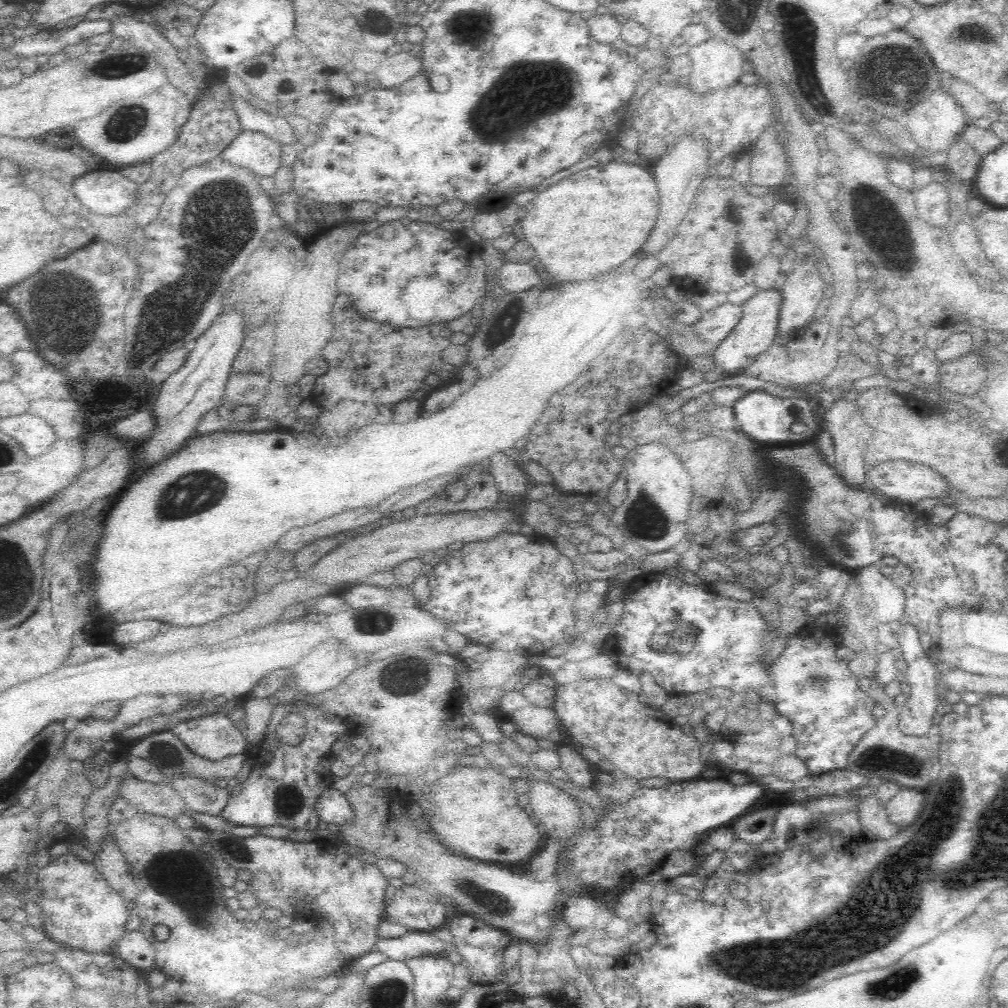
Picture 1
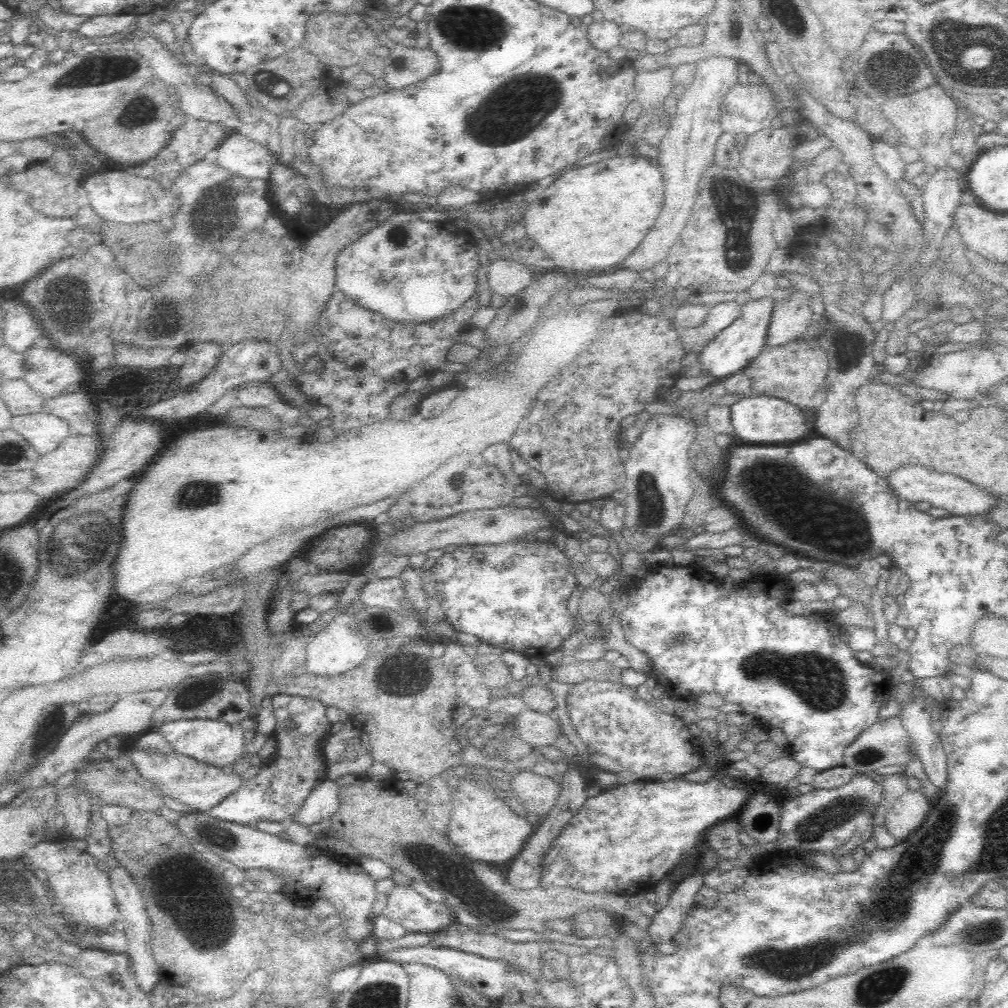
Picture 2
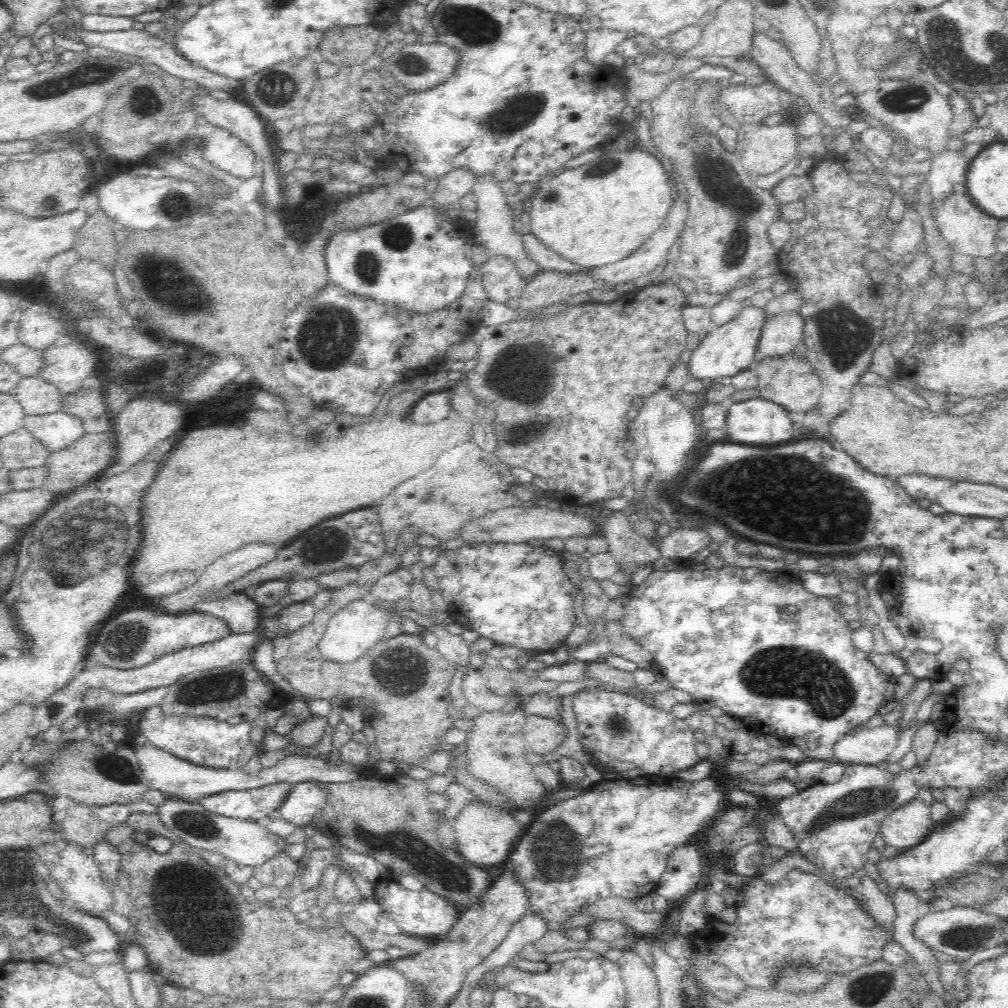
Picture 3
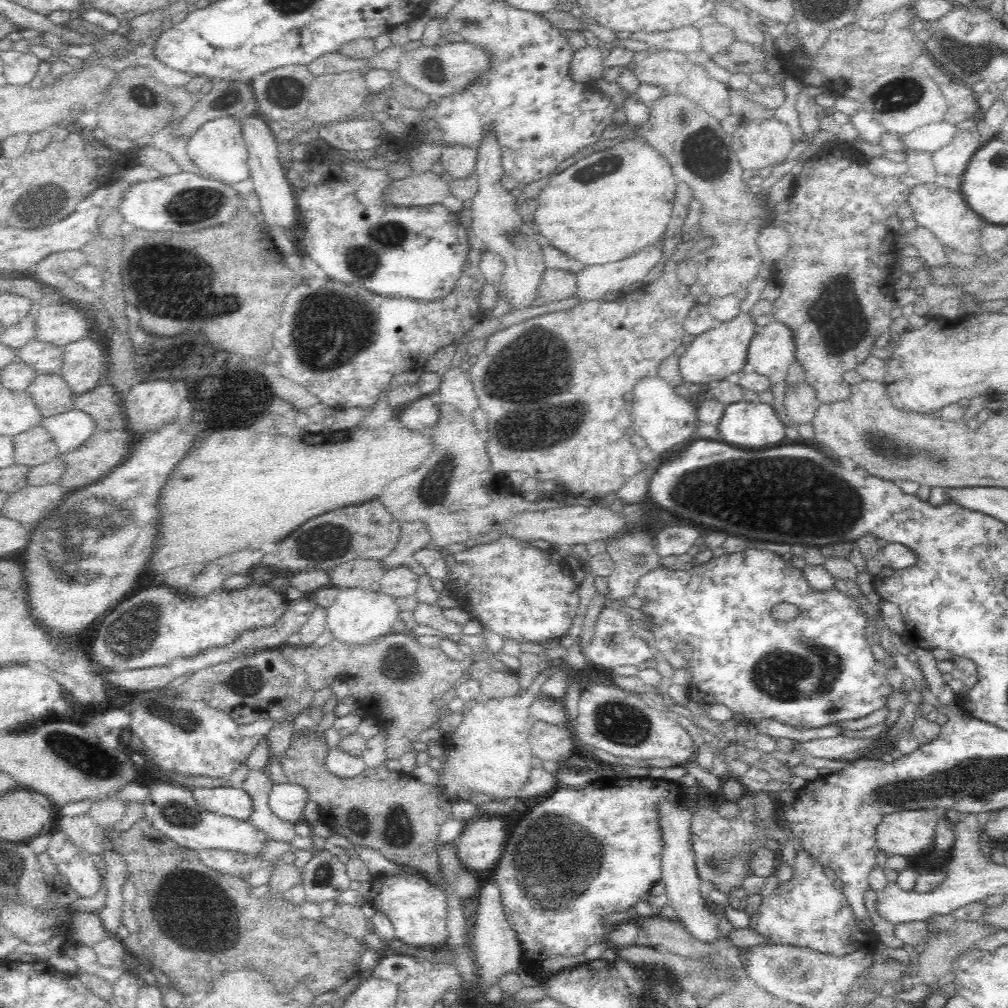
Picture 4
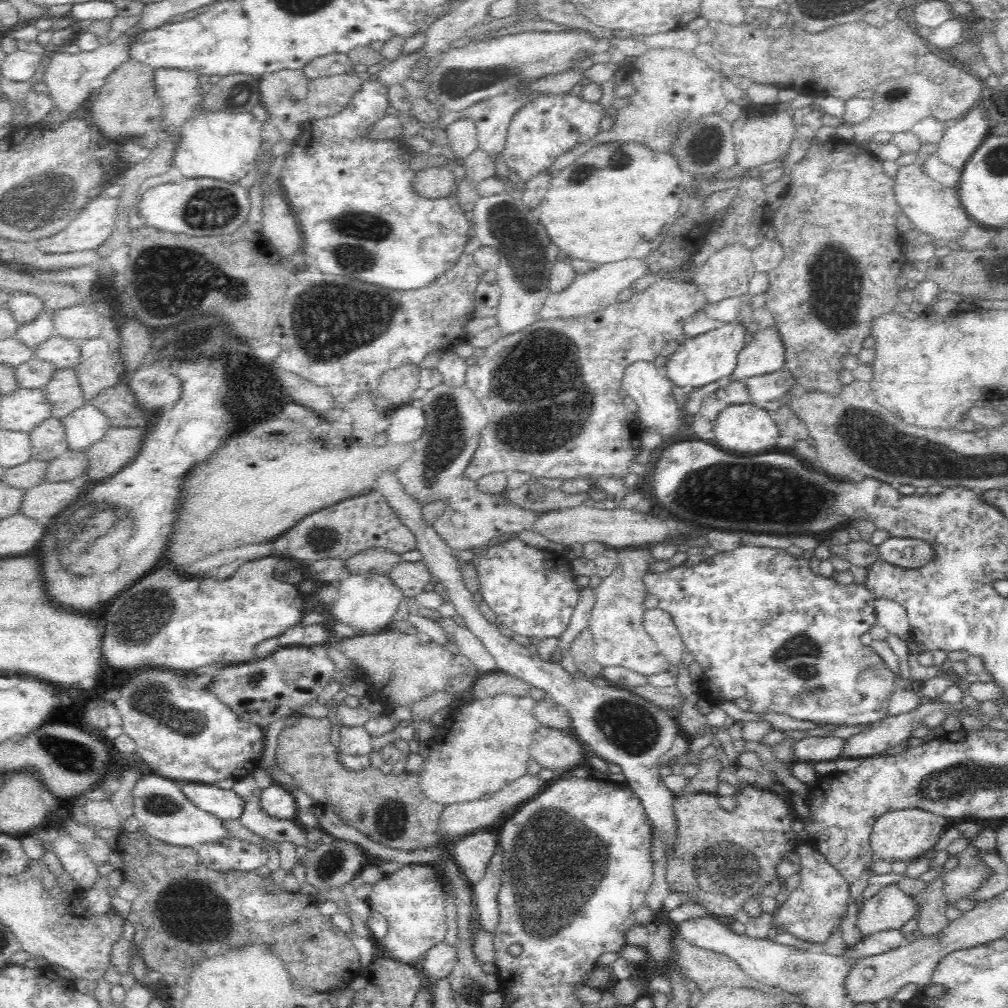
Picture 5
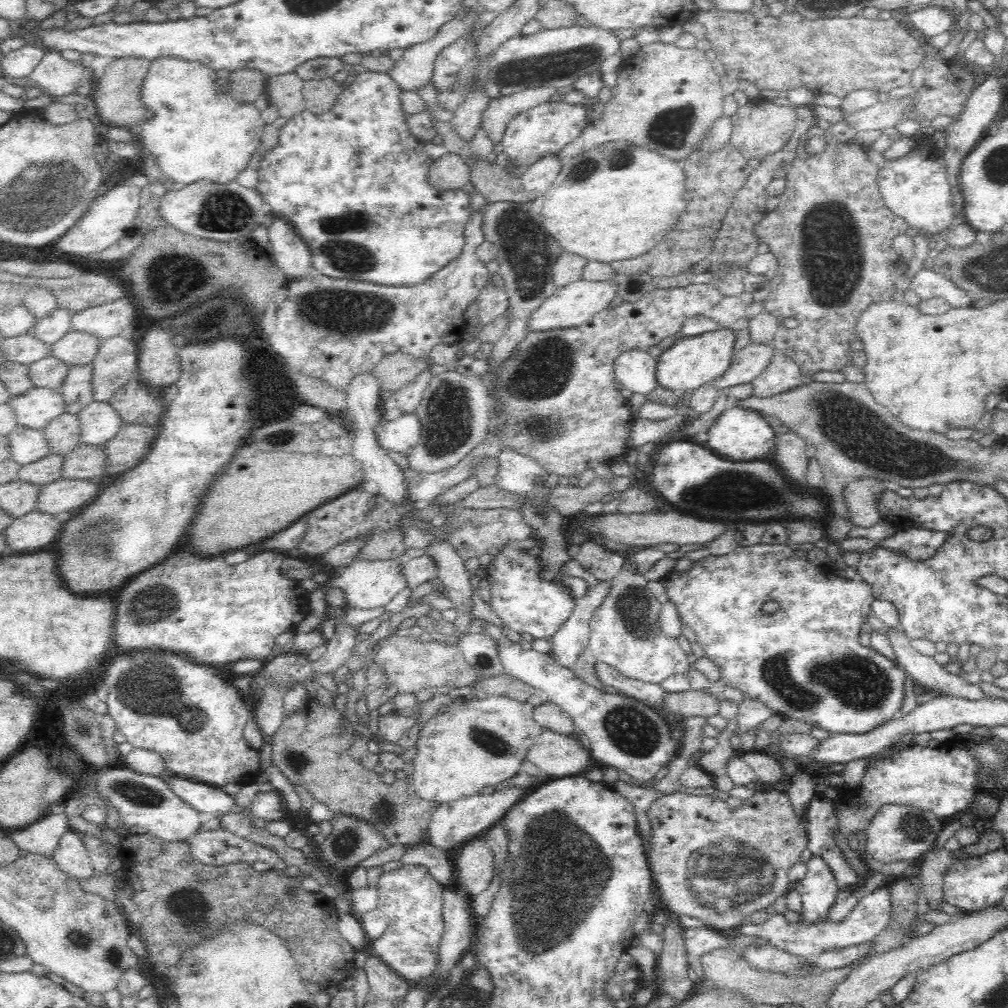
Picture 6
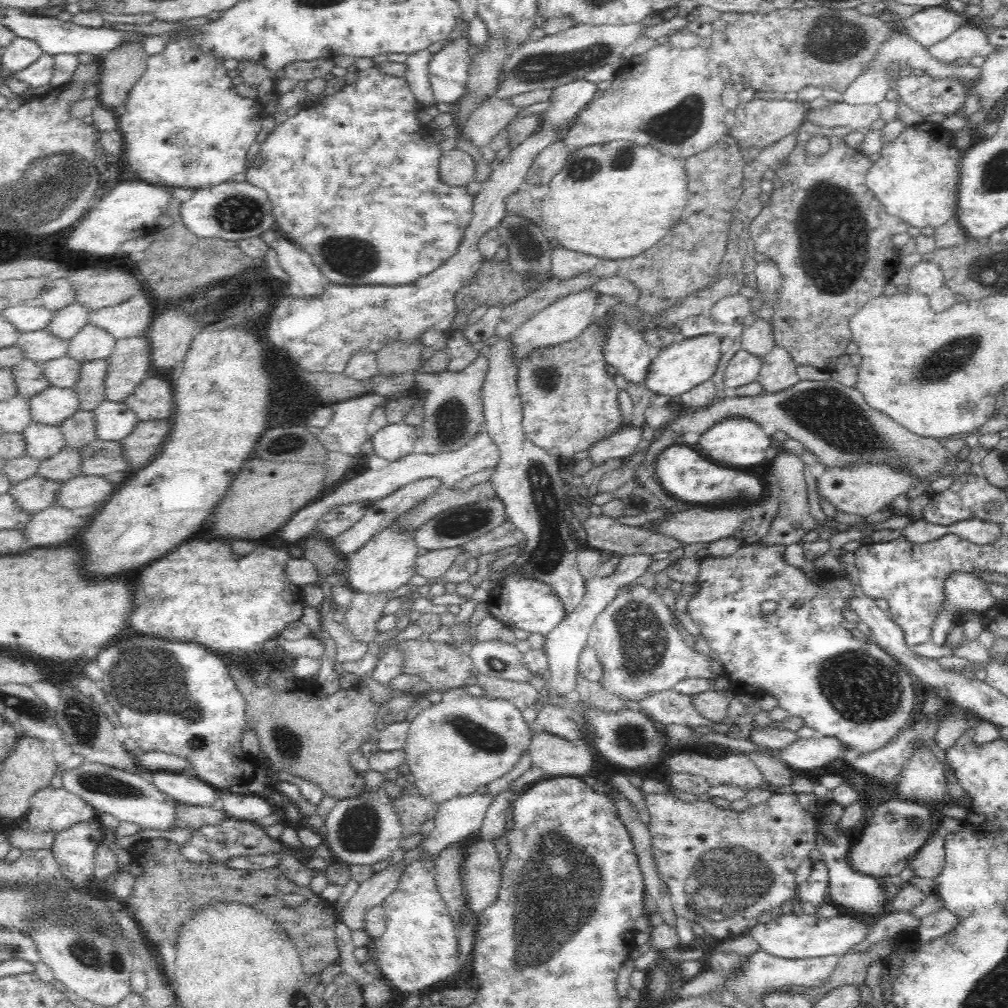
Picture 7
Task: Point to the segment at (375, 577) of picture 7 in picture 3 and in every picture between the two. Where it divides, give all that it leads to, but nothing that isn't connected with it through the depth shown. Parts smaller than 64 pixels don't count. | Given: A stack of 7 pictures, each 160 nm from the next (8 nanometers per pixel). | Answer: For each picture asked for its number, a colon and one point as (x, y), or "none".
3: (353, 631)
4: (360, 616)
5: (367, 604)
6: (366, 583)

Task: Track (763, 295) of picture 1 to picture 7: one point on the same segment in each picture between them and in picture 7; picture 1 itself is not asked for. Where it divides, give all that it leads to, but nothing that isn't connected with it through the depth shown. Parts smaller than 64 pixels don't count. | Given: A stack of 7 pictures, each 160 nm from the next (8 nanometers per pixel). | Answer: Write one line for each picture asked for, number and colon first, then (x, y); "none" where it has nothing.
2: (734, 348)
3: (731, 349)
4: (713, 356)
5: (710, 357)
6: (691, 363)
7: (680, 367)

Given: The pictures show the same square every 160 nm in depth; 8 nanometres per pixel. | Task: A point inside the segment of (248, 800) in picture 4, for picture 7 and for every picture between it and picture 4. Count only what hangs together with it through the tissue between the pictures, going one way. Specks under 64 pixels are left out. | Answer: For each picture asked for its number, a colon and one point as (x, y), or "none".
5: (225, 804)
6: (210, 801)
7: (185, 790)

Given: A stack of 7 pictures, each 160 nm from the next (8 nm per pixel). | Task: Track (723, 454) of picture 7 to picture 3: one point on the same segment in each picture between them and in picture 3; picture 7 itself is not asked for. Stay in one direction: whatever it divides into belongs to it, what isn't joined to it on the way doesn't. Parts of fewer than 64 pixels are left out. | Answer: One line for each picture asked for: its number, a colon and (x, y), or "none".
3: (757, 422)
4: (751, 424)
5: (746, 427)
6: (738, 433)

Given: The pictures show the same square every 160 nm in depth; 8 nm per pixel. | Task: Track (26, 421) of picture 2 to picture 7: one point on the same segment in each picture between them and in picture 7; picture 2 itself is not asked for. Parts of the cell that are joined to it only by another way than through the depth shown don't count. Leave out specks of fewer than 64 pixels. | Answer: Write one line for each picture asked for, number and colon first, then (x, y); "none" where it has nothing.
3: (56, 431)
4: (68, 430)
5: (83, 427)
6: (98, 421)
7: (112, 420)

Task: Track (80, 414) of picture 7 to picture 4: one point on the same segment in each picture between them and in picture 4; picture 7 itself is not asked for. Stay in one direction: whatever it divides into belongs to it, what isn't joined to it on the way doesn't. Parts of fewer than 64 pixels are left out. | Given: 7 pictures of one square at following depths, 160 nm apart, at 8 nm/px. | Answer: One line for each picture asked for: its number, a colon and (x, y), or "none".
4: (34, 447)
5: (47, 441)
6: (62, 433)

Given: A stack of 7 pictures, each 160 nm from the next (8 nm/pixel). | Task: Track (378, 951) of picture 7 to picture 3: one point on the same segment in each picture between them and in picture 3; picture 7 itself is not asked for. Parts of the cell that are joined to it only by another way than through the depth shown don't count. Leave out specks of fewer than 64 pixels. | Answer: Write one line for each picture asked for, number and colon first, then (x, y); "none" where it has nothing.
3: (422, 914)
4: (418, 910)
5: (412, 899)
6: (412, 900)

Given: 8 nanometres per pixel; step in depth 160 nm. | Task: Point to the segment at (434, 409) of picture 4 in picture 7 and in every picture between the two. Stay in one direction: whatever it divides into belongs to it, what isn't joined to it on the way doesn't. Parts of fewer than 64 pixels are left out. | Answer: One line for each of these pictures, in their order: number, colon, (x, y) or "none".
5: (407, 423)
6: (399, 435)
7: (392, 441)

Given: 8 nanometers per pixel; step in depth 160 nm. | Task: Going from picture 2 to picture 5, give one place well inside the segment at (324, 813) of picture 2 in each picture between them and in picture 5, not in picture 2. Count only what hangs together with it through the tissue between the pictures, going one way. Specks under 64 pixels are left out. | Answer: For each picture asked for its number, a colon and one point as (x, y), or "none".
3: (307, 799)
4: (287, 801)
5: (279, 804)

